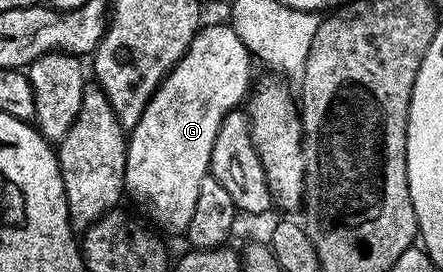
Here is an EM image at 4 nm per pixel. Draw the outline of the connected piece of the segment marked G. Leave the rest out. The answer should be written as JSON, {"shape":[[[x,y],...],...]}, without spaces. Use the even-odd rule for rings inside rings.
{"shape":[[[228,23],[208,25],[206,24],[198,29],[196,35],[191,39],[187,51],[179,59],[177,66],[161,80],[161,86],[155,91],[147,111],[143,111],[143,119],[139,119],[137,126],[128,134],[125,146],[125,193],[128,196],[133,196],[167,232],[178,233],[178,235],[184,234],[185,228],[191,223],[191,214],[194,213],[195,203],[199,200],[199,183],[203,183],[203,179],[210,176],[211,147],[215,147],[215,135],[219,131],[219,123],[232,109],[238,108],[248,98],[251,86],[255,81],[255,76],[253,77],[254,58],[251,56],[249,48],[243,43],[243,39],[239,39],[239,35],[235,35],[232,25]]]}

